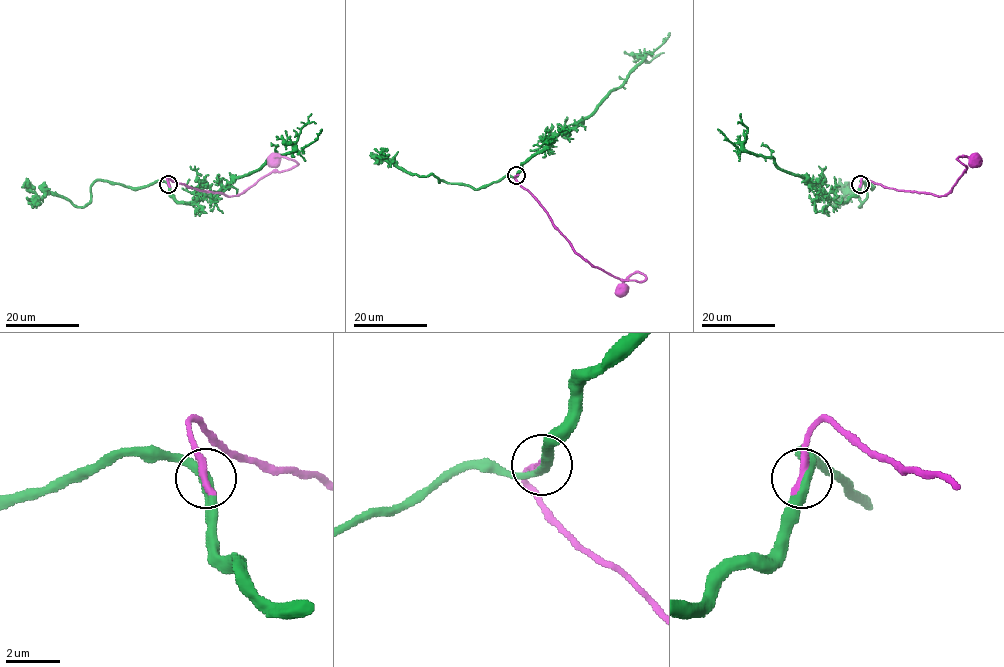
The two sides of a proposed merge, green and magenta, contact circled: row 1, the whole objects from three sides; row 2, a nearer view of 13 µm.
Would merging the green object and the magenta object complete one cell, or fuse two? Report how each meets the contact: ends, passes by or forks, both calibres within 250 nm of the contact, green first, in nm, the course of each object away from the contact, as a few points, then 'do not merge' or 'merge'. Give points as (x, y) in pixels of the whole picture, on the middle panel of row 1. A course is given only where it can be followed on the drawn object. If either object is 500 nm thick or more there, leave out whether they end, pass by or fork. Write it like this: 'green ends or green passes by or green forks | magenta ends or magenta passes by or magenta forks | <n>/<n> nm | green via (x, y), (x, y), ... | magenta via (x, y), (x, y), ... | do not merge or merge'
green passes by | magenta ends | 320/340 nm | green via (516, 176), (526, 161), (585, 119), (665, 41), (670, 32) | magenta via (516, 176), (583, 258), (620, 279), (642, 281), (646, 277), (633, 273), (620, 289) | merge

